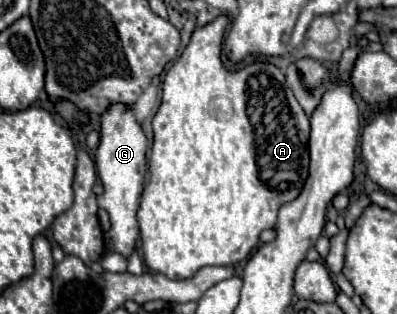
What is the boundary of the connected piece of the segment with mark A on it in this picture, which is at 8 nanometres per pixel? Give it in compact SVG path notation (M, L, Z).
M218 17L214 23L200 27L194 31L188 47L184 53L174 61L170 71L164 77L162 83L162 105L158 107L158 113L152 119L152 129L154 129L154 145L150 151L150 183L142 191L142 201L140 201L140 211L138 211L138 221L140 221L140 239L142 239L142 253L146 265L156 271L166 275L168 279L190 279L198 269L206 265L234 265L242 259L248 259L252 249L260 241L260 233L264 229L274 229L278 209L290 201L294 201L308 177L308 133L310 133L310 123L302 107L298 105L296 97L290 93L286 87L284 75L280 69L276 69L270 63L252 63L242 71L226 71L220 59L222 53L222 39L224 39L224 29L226 29L226 17Z

